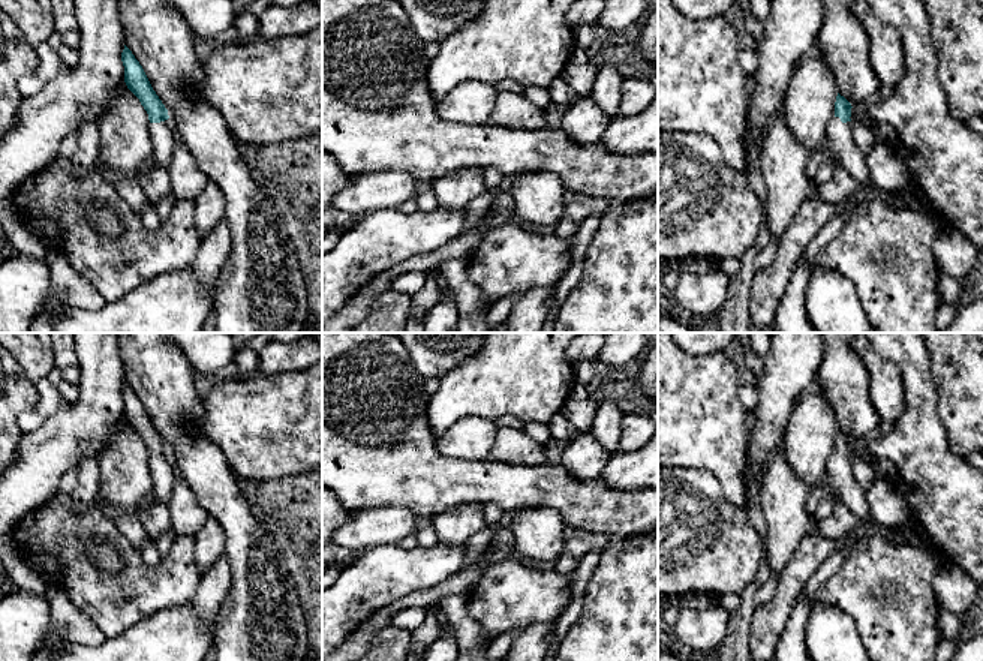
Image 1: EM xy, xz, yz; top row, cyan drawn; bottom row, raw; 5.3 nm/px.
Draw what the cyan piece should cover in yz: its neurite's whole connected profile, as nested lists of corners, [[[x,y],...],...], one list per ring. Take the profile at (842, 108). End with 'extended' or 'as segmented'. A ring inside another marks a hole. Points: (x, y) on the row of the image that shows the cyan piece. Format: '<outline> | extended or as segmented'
[[[838,93],[835,117],[829,123],[824,148],[838,156],[839,165],[845,168],[854,180],[860,181],[866,190],[872,190],[875,186],[869,177],[865,153],[853,138],[851,108],[851,103]]] | extended

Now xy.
[[[126,45],[121,52],[121,61],[127,88],[139,99],[148,114],[154,166],[168,169],[178,142],[168,109],[153,90],[142,66]]] | extended

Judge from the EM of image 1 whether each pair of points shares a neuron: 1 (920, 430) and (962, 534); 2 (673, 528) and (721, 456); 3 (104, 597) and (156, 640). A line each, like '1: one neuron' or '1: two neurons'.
1: one neuron
2: two neurons
3: two neurons

